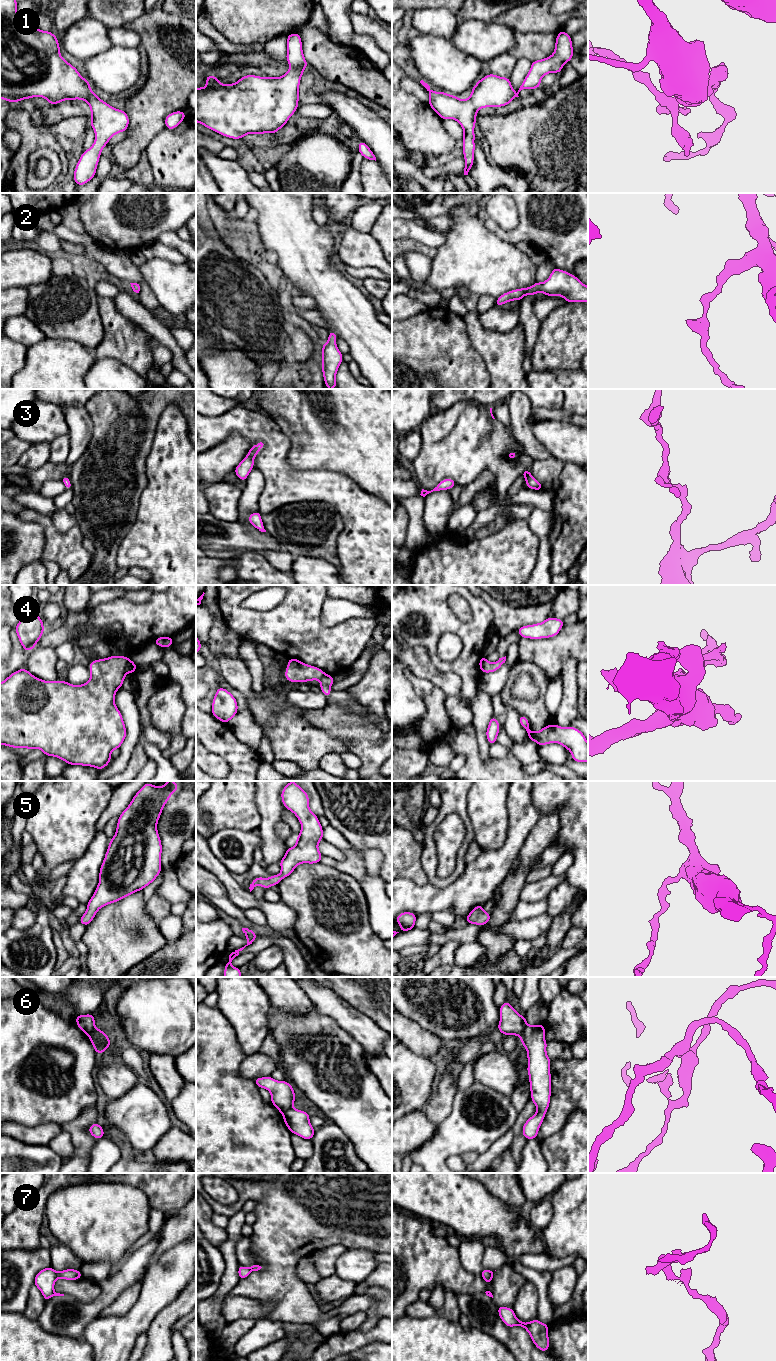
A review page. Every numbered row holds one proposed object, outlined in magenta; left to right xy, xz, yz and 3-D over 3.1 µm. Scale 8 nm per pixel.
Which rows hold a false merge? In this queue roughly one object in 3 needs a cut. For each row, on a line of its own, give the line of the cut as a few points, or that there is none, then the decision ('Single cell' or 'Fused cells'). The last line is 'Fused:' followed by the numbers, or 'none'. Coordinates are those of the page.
1: No split. Single cell
2: No split. Single cell
3: No split. Single cell
4: Split along xy (129, 659), (126, 665), (126, 672). Fused cells
5: No split. Single cell
6: Split along yz (527, 1024), (519, 1036). Fused cells
7: Split along xz (249, 1268), (251, 1270). Fused cells
Fused: 4, 6, 7

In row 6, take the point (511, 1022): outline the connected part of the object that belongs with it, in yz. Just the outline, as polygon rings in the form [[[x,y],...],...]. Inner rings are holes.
[[[505,1001],[500,1007],[500,1021],[497,1027],[503,1035],[521,1036],[527,1026],[525,1015],[520,1015],[512,1005]]]

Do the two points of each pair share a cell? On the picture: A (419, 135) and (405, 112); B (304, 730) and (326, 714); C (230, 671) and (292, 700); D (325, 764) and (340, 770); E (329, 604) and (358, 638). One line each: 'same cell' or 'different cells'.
A: same cell
B: different cells
C: different cells
D: same cell
E: different cells

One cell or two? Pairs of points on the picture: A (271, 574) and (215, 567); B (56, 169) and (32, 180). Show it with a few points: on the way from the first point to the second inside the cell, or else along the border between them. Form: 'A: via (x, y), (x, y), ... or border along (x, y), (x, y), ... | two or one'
A: via (257, 569), (240, 562), (229, 562) | one
B: via (51, 175), (45, 181), (38, 181) | one

